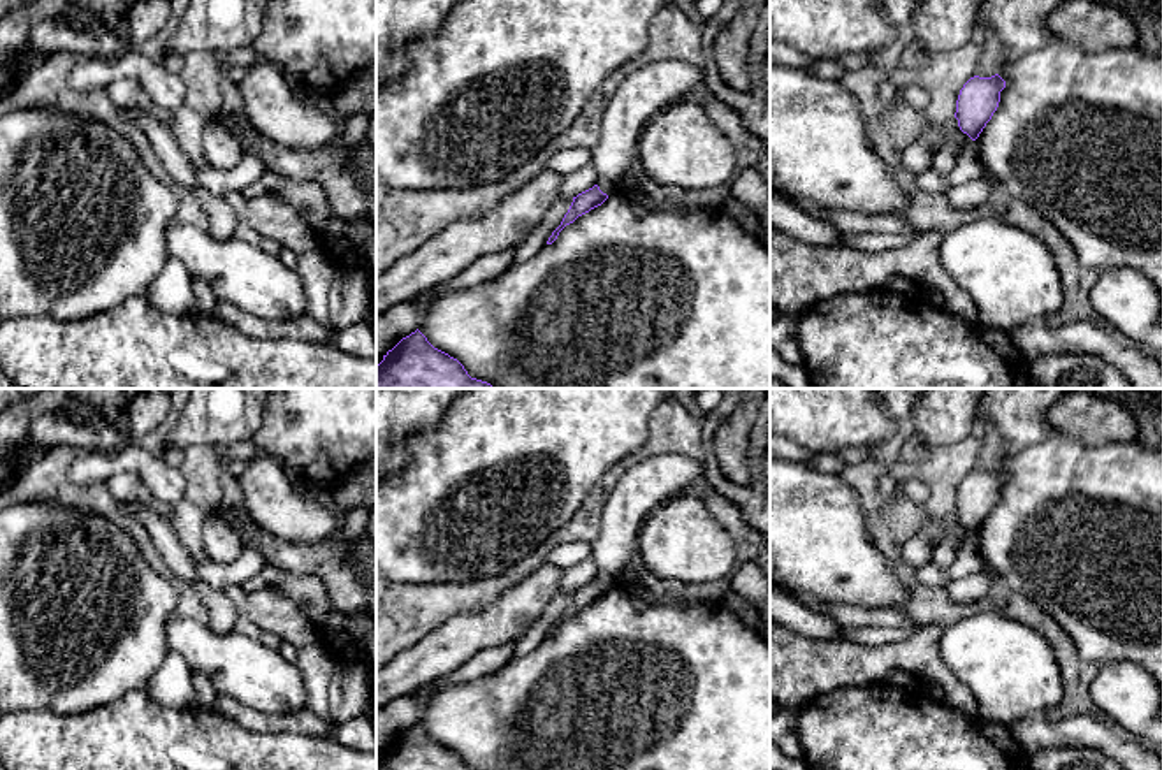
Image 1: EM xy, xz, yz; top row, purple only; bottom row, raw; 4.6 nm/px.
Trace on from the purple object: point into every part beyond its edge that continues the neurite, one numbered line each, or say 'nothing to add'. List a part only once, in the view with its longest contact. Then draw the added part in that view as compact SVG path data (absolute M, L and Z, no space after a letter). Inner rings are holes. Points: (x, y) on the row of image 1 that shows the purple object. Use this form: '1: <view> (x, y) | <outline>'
nothing to add

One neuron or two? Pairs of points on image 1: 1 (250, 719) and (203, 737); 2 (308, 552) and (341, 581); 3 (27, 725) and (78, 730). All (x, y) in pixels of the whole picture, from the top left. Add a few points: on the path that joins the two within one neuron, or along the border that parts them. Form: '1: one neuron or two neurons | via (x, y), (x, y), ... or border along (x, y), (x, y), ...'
1: two neurons | border along (213, 707), (246, 728), (278, 733)
2: one neuron | via (317, 558), (333, 572)
3: one neuron | via (39, 733), (65, 733)

